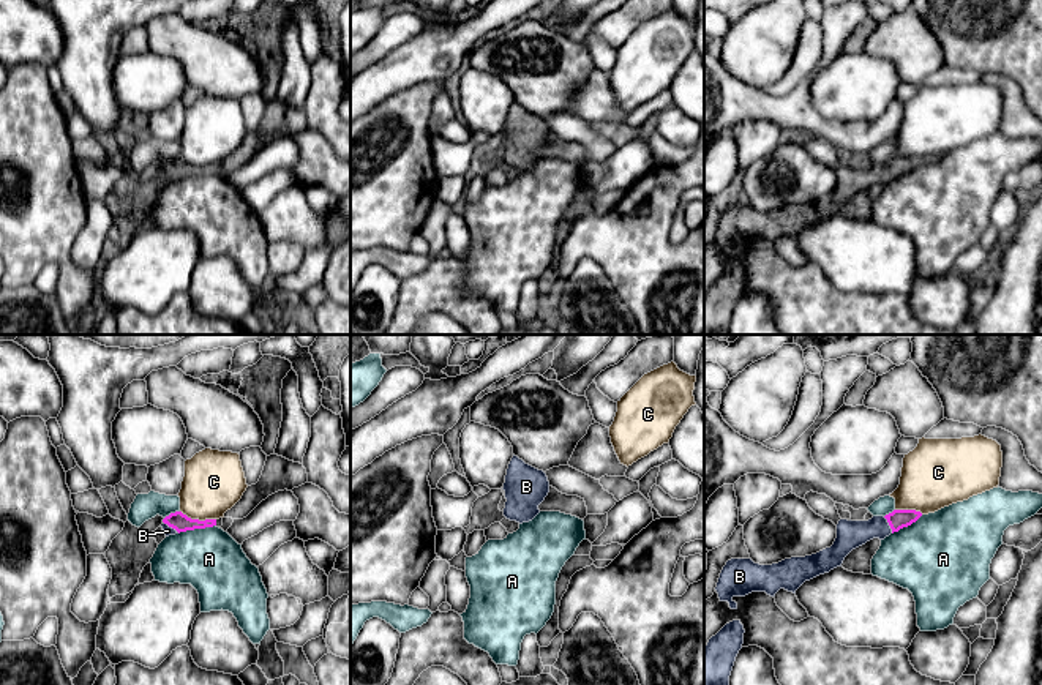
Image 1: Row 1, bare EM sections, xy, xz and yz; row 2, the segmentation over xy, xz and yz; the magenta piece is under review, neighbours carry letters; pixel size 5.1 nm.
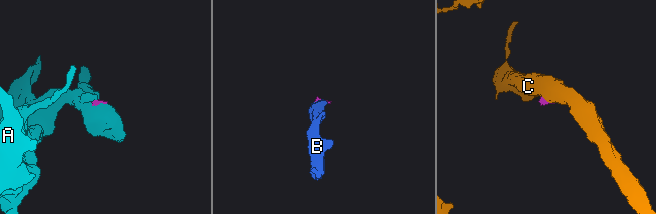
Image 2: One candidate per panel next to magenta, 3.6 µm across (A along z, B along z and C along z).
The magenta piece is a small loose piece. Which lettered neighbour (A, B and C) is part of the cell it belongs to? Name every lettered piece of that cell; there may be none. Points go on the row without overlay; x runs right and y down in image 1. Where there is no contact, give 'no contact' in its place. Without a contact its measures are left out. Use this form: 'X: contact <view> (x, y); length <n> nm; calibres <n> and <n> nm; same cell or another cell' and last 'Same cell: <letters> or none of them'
A: contact xy (196, 174); length 200 nm; calibres 90 and 320 nm; another cell
B: contact yz (889, 171); length 100 nm; calibres 100 and 140 nm; same cell
C: contact xy (198, 166); length 190 nm; calibres 90 and 320 nm; another cell
Same cell: B

